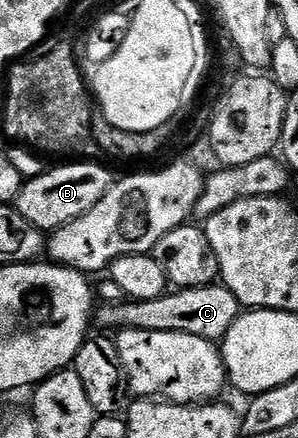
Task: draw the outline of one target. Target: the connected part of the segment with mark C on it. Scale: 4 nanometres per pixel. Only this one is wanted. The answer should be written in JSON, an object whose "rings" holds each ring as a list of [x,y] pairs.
{"rings":[[[222,284],[202,286],[192,290],[176,289],[168,292],[157,300],[141,300],[133,302],[124,300],[103,304],[96,309],[93,322],[103,332],[120,330],[144,330],[145,332],[185,332],[189,336],[201,336],[212,340],[221,340],[233,328],[239,318],[241,307],[237,296],[229,292]]]}

